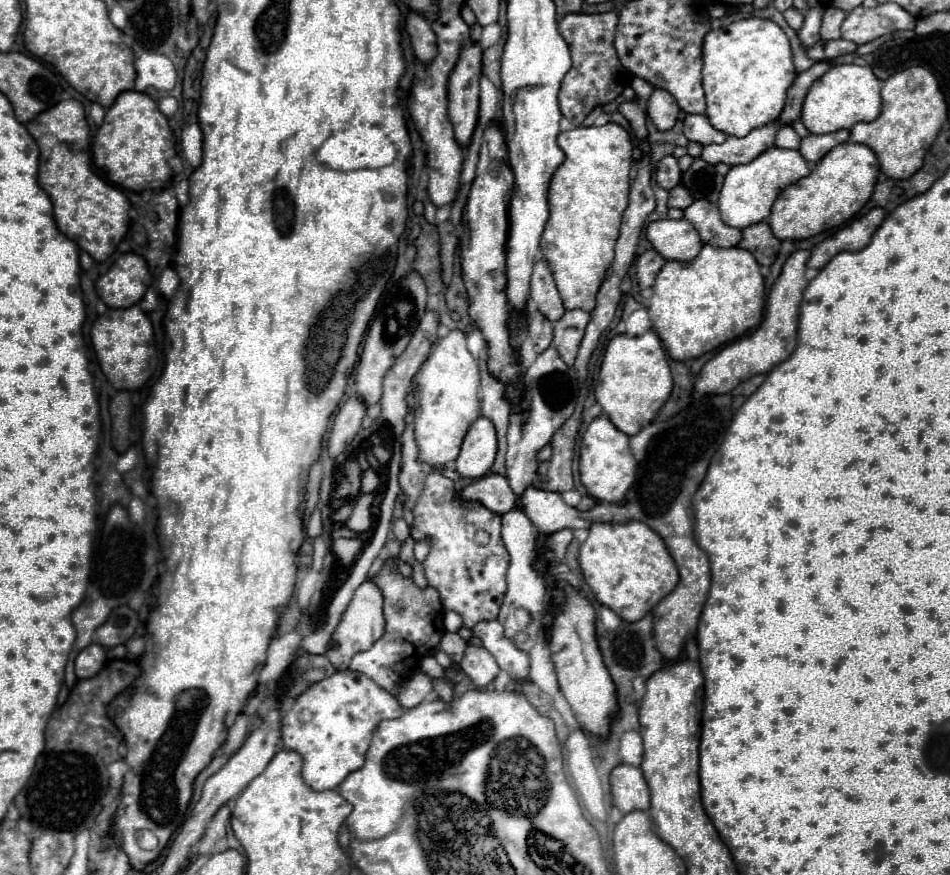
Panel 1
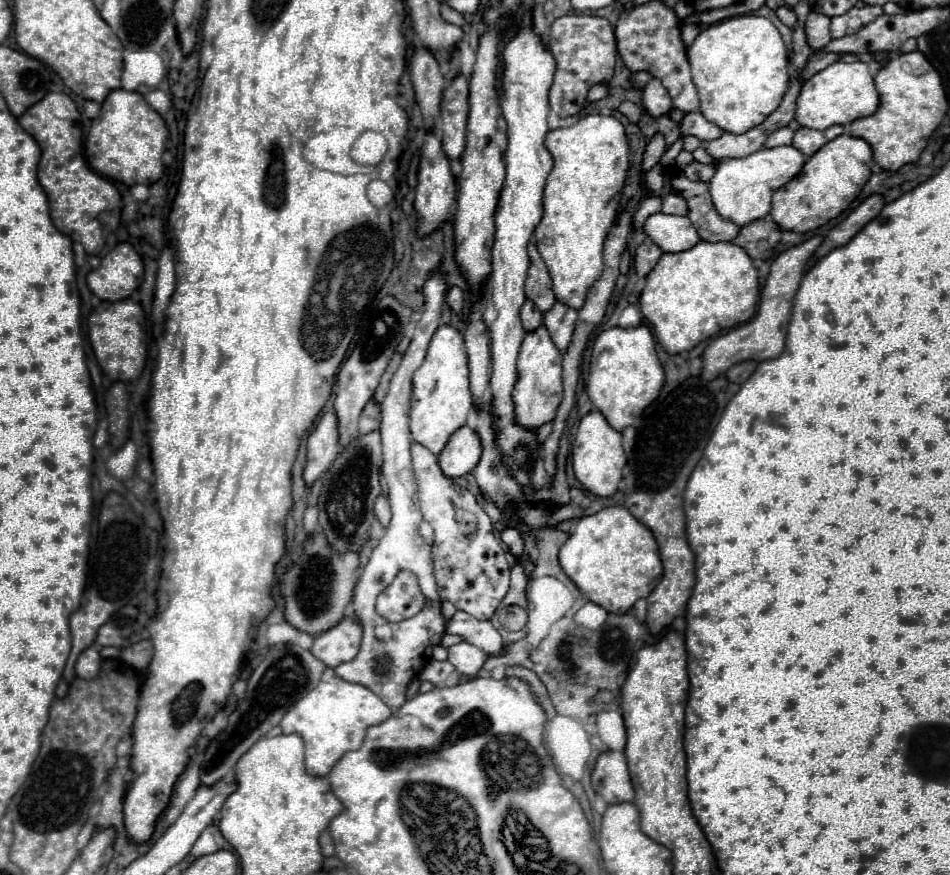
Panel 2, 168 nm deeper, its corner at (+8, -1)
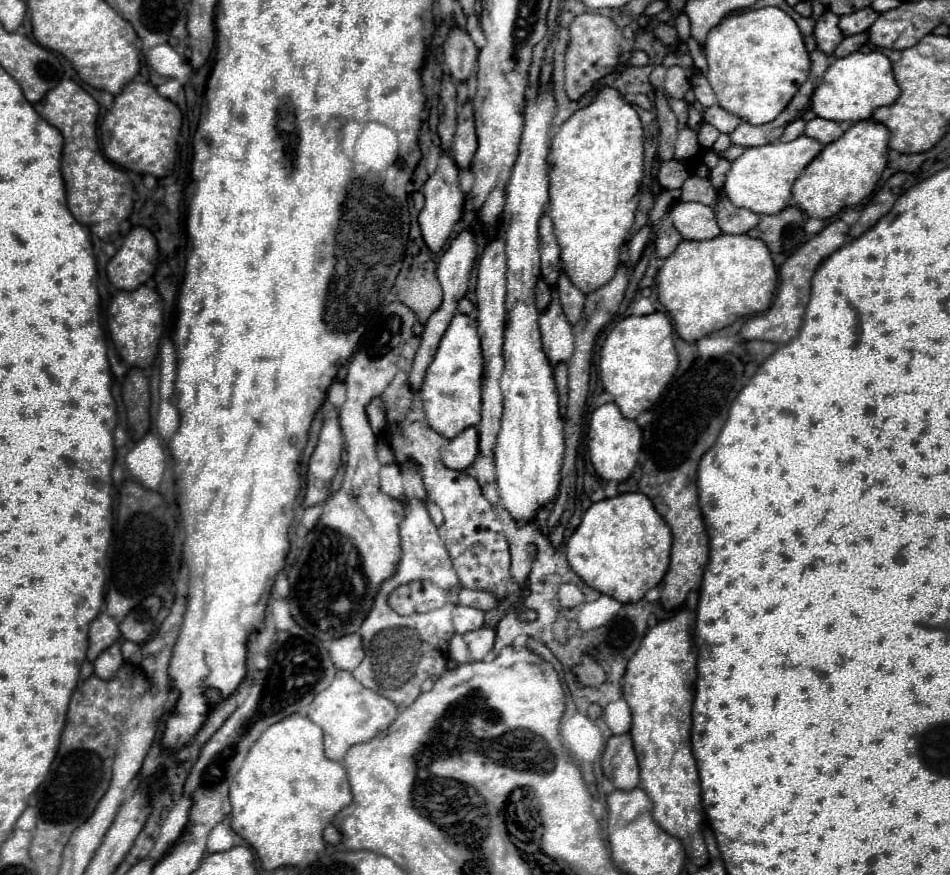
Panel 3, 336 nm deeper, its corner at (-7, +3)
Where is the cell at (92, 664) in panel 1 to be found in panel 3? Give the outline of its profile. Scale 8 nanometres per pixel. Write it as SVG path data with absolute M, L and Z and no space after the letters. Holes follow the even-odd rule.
M112 644L108 650L104 650L96 658L96 662L94 662L94 674L98 678L110 680L116 674L116 670L122 666L122 662L124 662L124 658L120 654L120 646L118 644Z

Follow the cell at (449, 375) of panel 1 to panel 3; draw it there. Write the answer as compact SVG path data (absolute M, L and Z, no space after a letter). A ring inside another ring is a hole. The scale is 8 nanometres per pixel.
M456 314L440 340L438 352L426 370L426 378L420 390L430 428L450 440L456 438L462 430L476 426L480 422L480 408L482 408L480 380L482 380L482 354L480 354L476 320L464 314Z

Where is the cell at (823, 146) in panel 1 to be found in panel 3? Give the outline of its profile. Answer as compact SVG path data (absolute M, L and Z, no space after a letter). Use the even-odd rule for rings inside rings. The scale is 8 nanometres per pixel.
M814 118L806 124L806 136L818 140L822 146L838 140L852 124L850 122L832 122L832 120L824 120L824 118Z

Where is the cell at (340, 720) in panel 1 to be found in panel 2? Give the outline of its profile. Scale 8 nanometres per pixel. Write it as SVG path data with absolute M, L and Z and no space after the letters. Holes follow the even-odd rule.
M327 668L321 682L305 698L301 698L281 720L285 734L297 732L305 740L305 764L309 774L325 776L333 764L349 750L359 750L369 726L377 726L391 716L391 708L369 688L341 680L333 668Z

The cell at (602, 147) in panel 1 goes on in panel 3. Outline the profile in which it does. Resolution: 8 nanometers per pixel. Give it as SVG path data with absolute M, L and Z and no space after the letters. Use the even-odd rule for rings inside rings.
M602 88L598 92L598 98L588 104L586 108L574 112L558 130L558 134L554 136L552 140L552 148L550 148L550 154L548 154L548 162L552 166L550 170L550 204L548 204L548 216L554 224L554 234L556 234L556 240L558 240L558 246L562 250L560 254L560 260L562 260L562 268L566 272L566 276L570 278L570 282L584 294L590 294L594 290L598 290L600 286L604 286L606 282L610 282L616 274L618 262L620 262L620 246L622 246L628 239L632 224L634 224L634 212L636 212L636 206L638 202L630 202L636 194L638 194L638 188L640 188L642 182L642 170L644 170L644 132L642 132L642 124L636 110L626 104L622 100L622 96L614 90L614 88Z

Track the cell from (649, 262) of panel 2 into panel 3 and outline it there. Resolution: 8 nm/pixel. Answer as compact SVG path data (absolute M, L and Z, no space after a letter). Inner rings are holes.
M668 228L668 230L660 232L656 236L656 256L658 258L668 258L680 242L682 242L682 236L674 228Z

